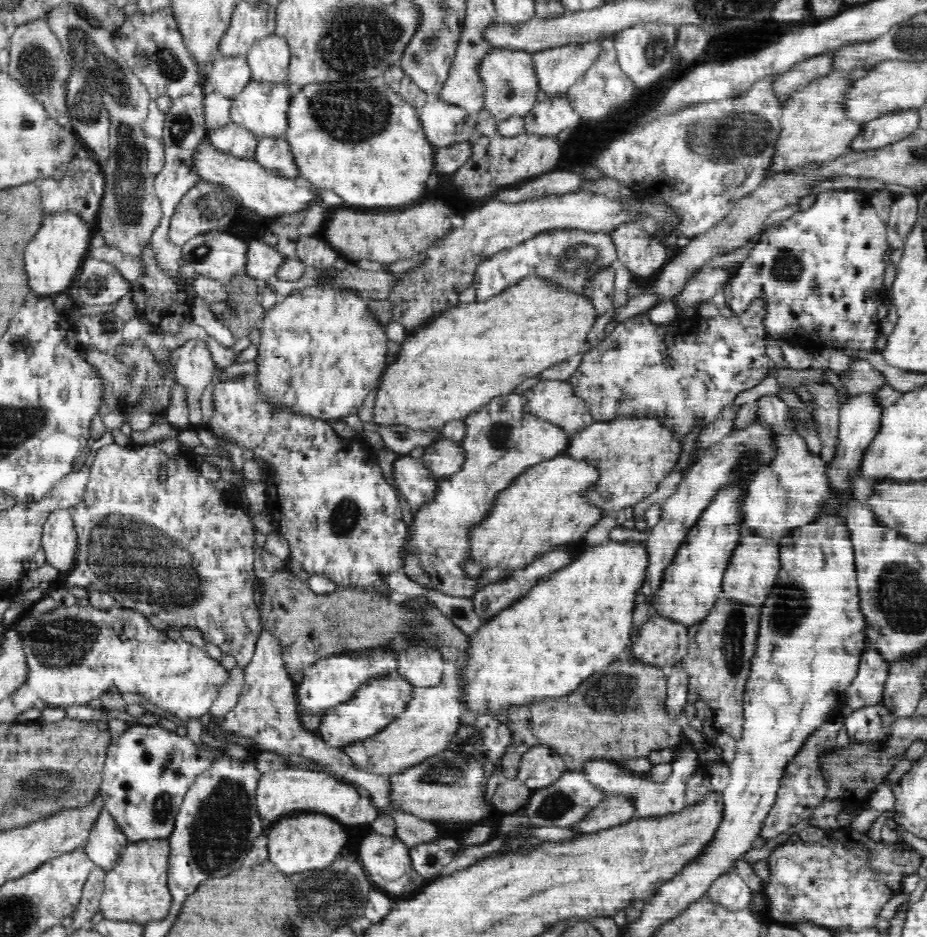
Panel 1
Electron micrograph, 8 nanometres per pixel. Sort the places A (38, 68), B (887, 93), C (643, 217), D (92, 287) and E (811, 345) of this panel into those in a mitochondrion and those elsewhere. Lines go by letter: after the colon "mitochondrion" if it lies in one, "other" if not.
A: mitochondrion
B: other
C: other
D: mitochondrion
E: other

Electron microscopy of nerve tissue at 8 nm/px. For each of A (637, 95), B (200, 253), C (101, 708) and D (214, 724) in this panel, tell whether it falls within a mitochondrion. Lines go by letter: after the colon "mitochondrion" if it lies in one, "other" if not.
A: other
B: mitochondrion
C: other
D: other

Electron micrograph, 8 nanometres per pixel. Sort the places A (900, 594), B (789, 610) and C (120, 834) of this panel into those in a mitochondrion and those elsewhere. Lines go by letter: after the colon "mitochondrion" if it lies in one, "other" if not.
A: mitochondrion
B: mitochondrion
C: other

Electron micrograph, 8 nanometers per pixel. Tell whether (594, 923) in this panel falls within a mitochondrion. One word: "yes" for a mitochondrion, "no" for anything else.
no

